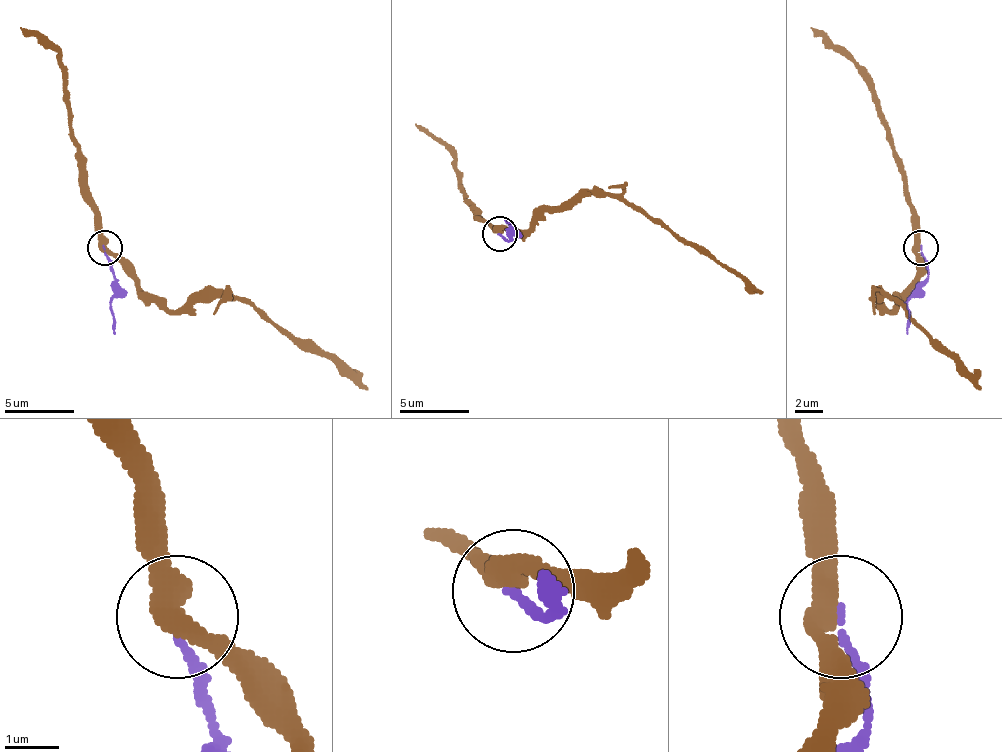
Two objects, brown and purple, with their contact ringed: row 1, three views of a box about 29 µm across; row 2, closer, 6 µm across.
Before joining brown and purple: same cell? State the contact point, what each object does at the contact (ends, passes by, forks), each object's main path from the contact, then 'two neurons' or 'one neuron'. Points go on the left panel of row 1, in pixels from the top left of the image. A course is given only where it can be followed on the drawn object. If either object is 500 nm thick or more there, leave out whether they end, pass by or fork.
at (105, 248); brown passes by; purple ends there; brown runs (104, 249), (149, 301), (184, 308), (191, 301), (226, 298), (265, 312), (286, 333), (342, 364), (367, 389); purple runs (104, 249), (111, 273), (114, 333); two neurons

